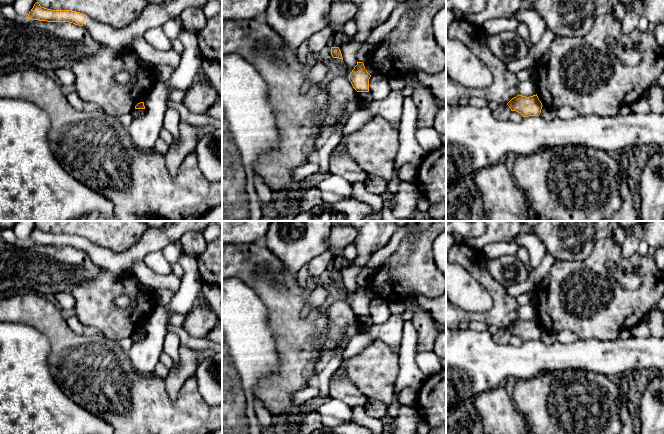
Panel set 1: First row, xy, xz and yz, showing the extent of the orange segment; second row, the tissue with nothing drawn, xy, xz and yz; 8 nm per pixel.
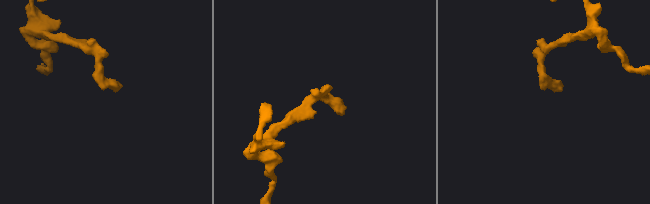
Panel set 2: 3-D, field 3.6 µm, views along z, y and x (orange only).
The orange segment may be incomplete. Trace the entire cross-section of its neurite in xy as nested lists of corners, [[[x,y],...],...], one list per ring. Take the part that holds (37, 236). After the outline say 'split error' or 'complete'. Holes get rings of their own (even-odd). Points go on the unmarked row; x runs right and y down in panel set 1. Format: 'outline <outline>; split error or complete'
outline [[[167,221],[162,229],[148,229],[131,248],[121,253],[93,244],[91,241],[71,234],[51,234],[36,226],[28,238],[28,243],[47,246],[69,246],[85,251],[93,263],[113,274],[130,276],[133,264],[143,261],[149,253],[161,251],[169,244],[180,240],[184,233],[203,233],[210,221]]]; split error

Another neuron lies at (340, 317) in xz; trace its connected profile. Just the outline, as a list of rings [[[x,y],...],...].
[[[346,300],[327,303],[321,310],[327,316],[325,337],[331,346],[343,342],[348,330],[351,332],[351,337],[361,332],[357,328],[357,315]]]

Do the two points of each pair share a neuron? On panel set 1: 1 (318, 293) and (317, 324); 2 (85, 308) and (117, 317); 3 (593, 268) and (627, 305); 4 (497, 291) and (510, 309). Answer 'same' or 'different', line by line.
1: different
2: same
3: same
4: same

